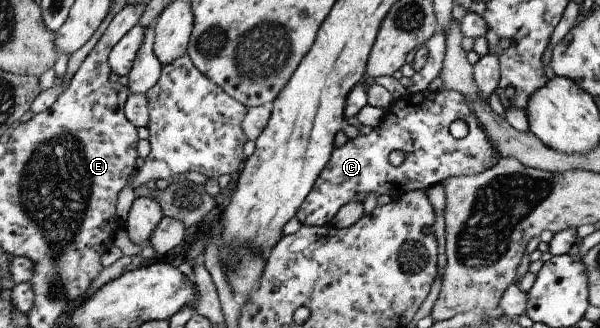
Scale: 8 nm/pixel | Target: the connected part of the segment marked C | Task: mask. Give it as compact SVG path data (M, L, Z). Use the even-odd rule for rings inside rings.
M427 88L418 93L407 93L387 108L379 126L370 128L369 131L348 139L345 144L333 149L327 166L319 173L311 192L299 207L297 214L299 222L308 227L322 227L331 224L339 208L347 202L354 200L362 203L367 192L375 192L377 196L387 192L393 200L396 200L406 192L415 189L427 190L449 177L476 175L493 168L501 156L493 142L486 139L486 132L477 121L478 118L471 112L466 98L460 92L445 88L431 91ZM458 118L464 120L469 128L467 136L462 139L455 139L449 131L451 122L455 122ZM393 150L403 150L405 153L405 160L399 167L389 163L389 154Z

